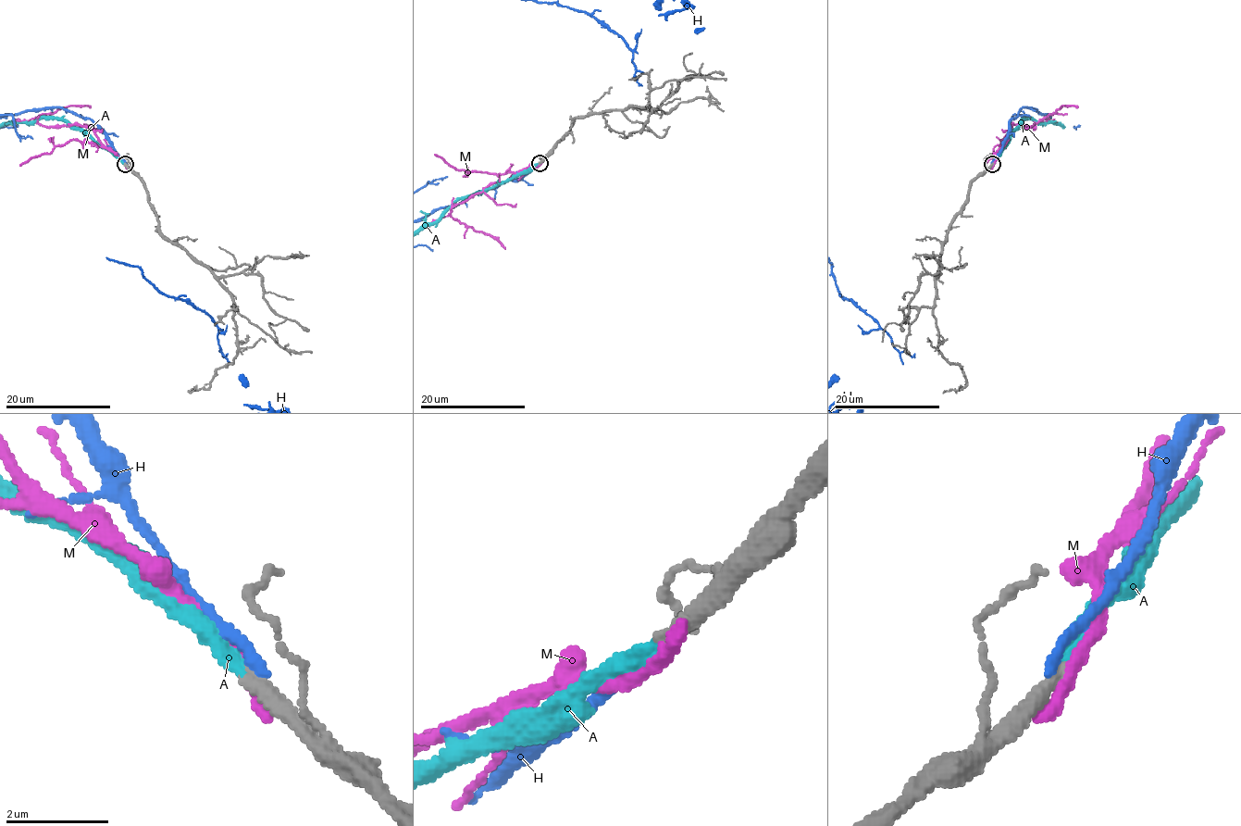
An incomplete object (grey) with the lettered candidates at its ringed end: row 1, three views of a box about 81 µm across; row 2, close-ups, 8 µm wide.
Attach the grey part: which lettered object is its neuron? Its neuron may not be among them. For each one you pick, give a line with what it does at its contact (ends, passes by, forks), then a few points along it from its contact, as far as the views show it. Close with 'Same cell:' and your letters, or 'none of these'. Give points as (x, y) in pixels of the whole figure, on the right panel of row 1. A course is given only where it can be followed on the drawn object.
A: it ends
Same cell: A

